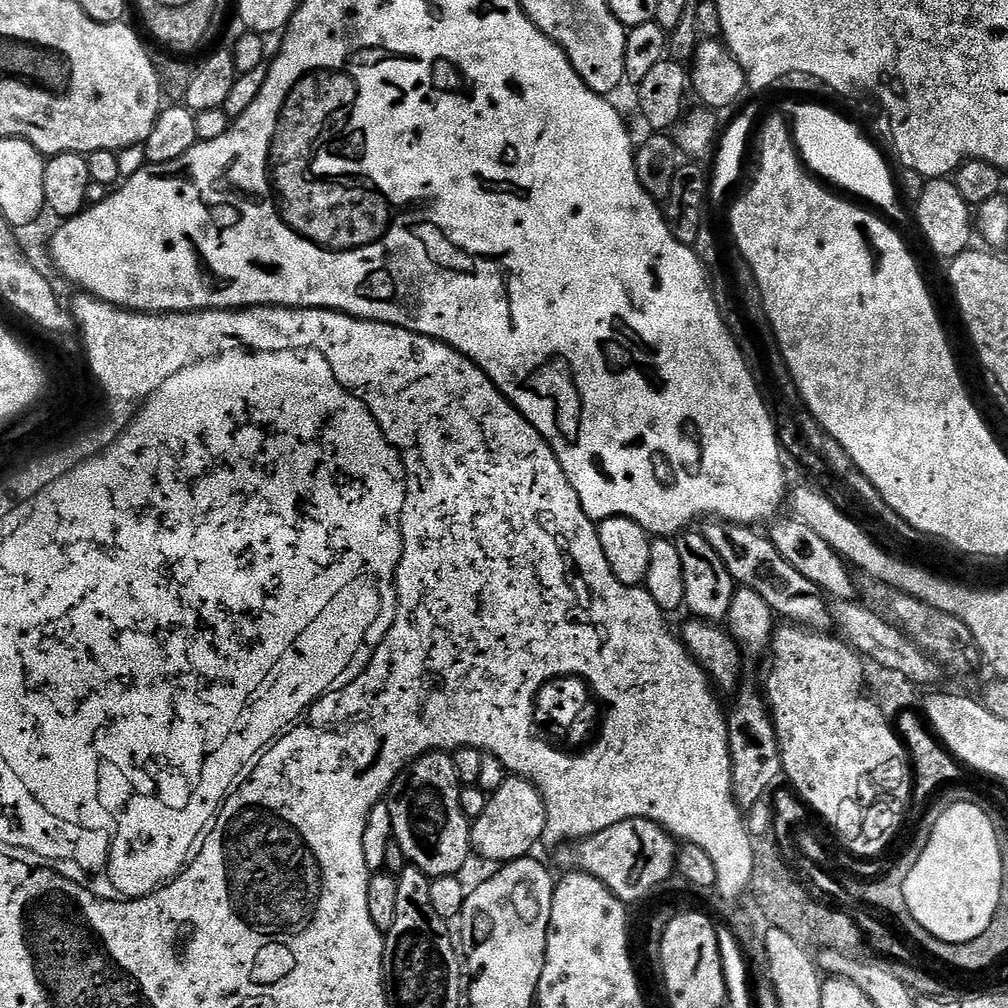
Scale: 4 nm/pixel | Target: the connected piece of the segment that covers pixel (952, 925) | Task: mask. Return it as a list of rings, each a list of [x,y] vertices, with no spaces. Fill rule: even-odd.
[[[952,802],[940,813],[938,822],[932,832],[927,833],[926,850],[920,852],[914,870],[904,883],[906,906],[910,906],[910,914],[934,938],[951,944],[970,942],[990,926],[994,914],[1002,903],[1000,891],[1004,888],[1006,870],[1002,866],[1002,854],[998,834],[984,813],[983,807],[976,802]]]

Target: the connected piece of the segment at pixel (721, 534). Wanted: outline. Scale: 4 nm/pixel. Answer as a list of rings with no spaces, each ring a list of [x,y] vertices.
[[[712,518],[703,525],[702,531],[706,542],[718,550],[718,558],[730,570],[732,579],[737,585],[757,591],[766,606],[770,606],[777,617],[795,622],[809,630],[828,630],[833,627],[834,621],[830,611],[829,601],[819,588],[805,578],[778,554],[778,550],[772,545],[767,535],[759,536],[755,527],[746,524],[732,524],[729,520]]]

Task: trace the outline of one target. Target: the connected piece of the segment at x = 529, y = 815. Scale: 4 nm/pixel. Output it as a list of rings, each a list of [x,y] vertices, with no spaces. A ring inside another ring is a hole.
[[[509,774],[506,782],[490,793],[482,818],[471,821],[471,825],[472,846],[477,857],[500,860],[496,862],[523,860],[536,843],[539,845],[543,841],[548,825],[546,802],[530,780]]]

